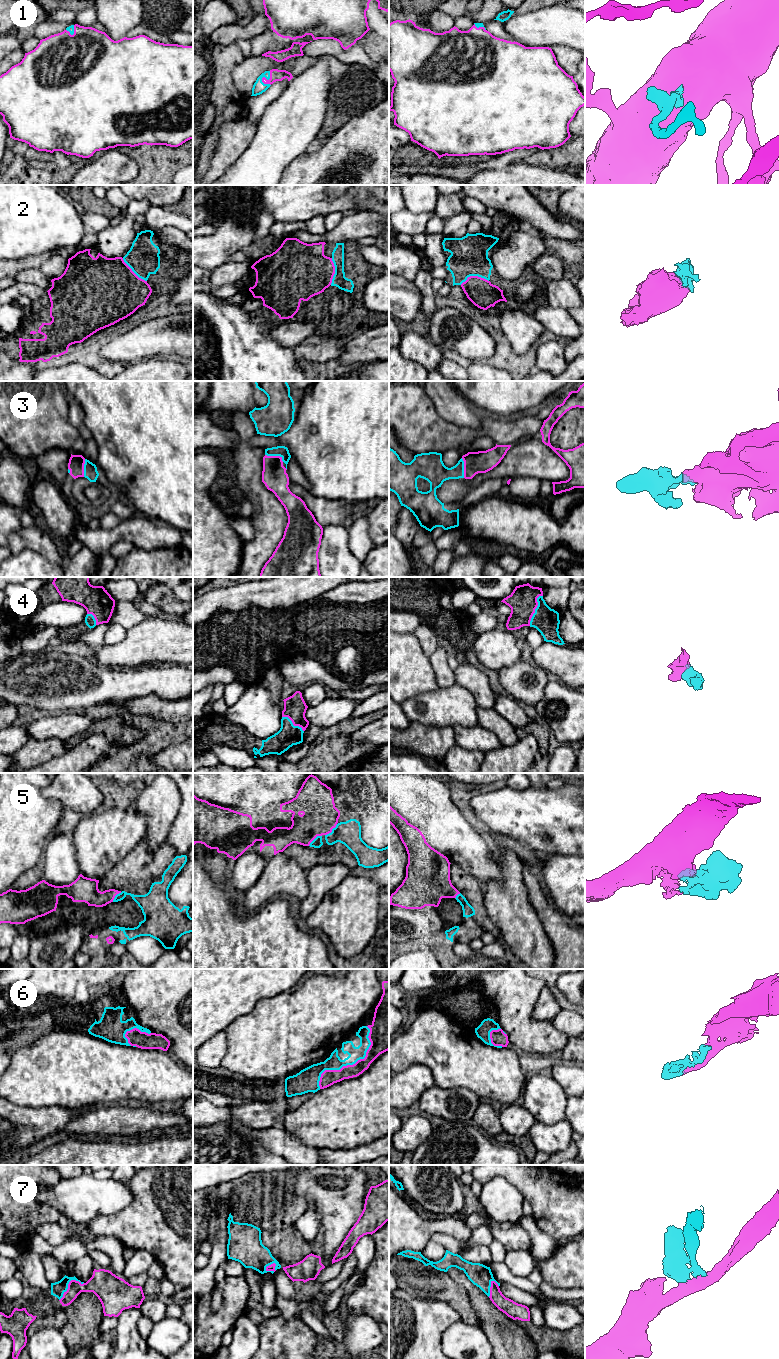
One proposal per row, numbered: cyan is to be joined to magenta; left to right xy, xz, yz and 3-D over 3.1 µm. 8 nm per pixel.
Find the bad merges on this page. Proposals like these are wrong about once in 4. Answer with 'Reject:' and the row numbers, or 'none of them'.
Reject: none of them

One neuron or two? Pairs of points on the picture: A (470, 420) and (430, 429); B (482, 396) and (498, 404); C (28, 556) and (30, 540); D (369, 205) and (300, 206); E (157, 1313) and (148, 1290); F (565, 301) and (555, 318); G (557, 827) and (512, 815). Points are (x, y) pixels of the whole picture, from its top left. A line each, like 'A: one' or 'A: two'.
A: two
B: one
C: two
D: two
E: one
F: two
G: one

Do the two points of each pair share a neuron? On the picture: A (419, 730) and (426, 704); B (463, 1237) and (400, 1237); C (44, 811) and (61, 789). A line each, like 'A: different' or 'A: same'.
A: different
B: same
C: different

